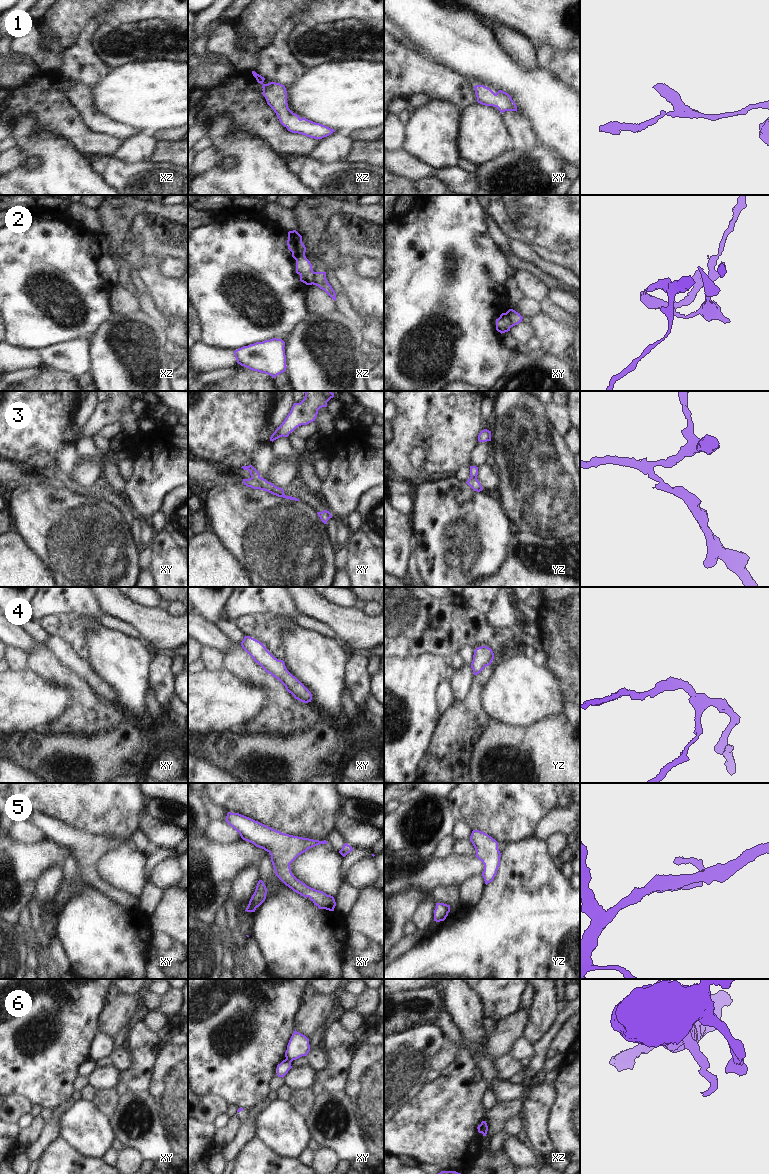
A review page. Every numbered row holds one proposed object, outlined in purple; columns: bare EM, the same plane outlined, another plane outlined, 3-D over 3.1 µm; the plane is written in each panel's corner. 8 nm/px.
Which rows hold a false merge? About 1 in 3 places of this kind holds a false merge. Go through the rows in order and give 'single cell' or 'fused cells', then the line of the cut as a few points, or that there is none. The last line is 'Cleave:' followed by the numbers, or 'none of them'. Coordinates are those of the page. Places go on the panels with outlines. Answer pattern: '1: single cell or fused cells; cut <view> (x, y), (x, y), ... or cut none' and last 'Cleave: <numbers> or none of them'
1: single cell; cut none
2: fused cells; cut xy (505, 313), (511, 326)
3: fused cells; cut xy (251, 476), (259, 477)
4: single cell; cut none
5: single cell; cut none
6: fused cells; cut xy (286, 1058), (291, 1061)
Cleave: 2, 3, 6

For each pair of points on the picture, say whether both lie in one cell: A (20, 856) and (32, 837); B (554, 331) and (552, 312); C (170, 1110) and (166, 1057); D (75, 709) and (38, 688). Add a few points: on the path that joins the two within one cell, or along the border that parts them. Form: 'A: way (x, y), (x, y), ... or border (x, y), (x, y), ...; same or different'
A: border (45, 838), (31, 844), (13, 841); different
B: border (539, 312), (569, 326); different
C: way (170, 1097), (170, 1070); same
D: border (54, 684), (68, 693), (69, 701), (51, 721); different

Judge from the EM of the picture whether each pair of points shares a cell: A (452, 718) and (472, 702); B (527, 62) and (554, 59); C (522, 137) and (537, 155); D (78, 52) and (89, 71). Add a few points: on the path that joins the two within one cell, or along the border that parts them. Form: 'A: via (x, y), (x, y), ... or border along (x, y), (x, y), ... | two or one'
A: via (457, 715), (467, 707) | one
B: border along (534, 47), (536, 63) | two
C: border along (540, 144), (526, 152), (513, 149) | two
D: via (80, 57), (86, 66) | one

